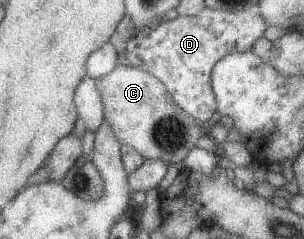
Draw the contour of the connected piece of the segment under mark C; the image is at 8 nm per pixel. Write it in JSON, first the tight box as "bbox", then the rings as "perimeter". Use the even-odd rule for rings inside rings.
{"bbox":[96,62,206,164],"perimeter":[[[118,62],[108,74],[96,79],[96,86],[102,100],[103,118],[114,132],[114,138],[120,146],[132,148],[144,159],[160,159],[169,164],[180,162],[195,147],[196,141],[206,129],[172,102],[170,94],[158,78],[140,68]]]}

